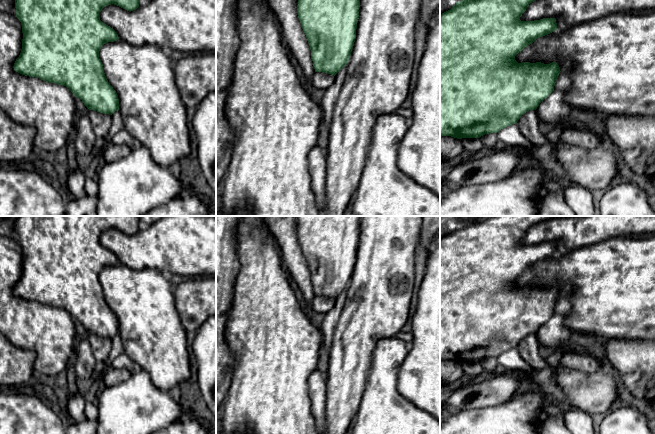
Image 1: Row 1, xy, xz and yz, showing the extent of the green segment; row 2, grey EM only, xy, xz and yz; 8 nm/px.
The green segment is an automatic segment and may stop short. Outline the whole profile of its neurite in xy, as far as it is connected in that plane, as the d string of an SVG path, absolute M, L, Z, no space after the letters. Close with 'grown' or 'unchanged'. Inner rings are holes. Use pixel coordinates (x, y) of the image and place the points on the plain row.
M20 216L15 223L15 232L17 235L16 241L22 249L23 263L21 277L13 290L14 294L25 300L37 301L49 307L64 309L73 317L75 321L80 322L89 334L112 339L115 335L119 334L119 323L116 315L110 309L105 300L103 288L99 282L99 275L104 268L117 265L119 261L113 252L100 244L100 236L104 231L111 228L117 229L127 235L133 235L139 231L139 224L140 220L138 216Z; unchanged

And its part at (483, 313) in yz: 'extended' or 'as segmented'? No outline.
as segmented

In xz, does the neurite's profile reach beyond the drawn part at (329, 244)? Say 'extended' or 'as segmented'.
as segmented

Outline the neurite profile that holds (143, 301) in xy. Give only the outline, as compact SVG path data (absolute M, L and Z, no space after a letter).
M118 263L104 268L99 282L118 319L124 353L138 369L146 371L162 391L189 379L187 331L176 310L168 276L155 269L134 270Z

